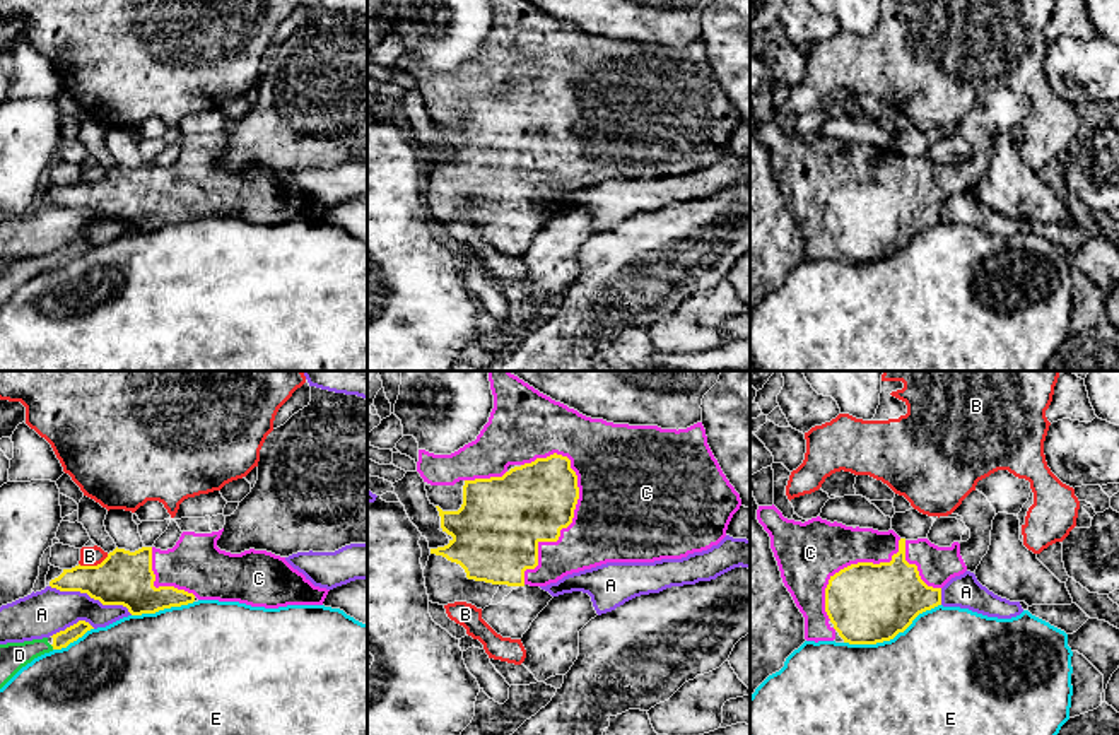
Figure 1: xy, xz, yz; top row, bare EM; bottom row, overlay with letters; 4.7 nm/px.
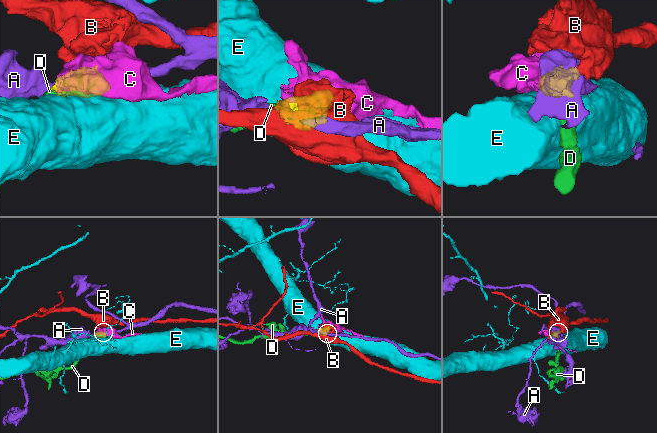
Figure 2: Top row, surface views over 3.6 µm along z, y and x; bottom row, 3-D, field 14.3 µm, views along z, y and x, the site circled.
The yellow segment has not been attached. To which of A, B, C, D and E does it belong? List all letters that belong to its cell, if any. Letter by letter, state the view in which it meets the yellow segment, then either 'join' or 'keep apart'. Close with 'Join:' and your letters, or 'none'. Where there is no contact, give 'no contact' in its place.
A: xy | keep apart
B: xy | keep apart
C: xz | join
D: xy | join
E: yz | keep apart
Join: C, D

